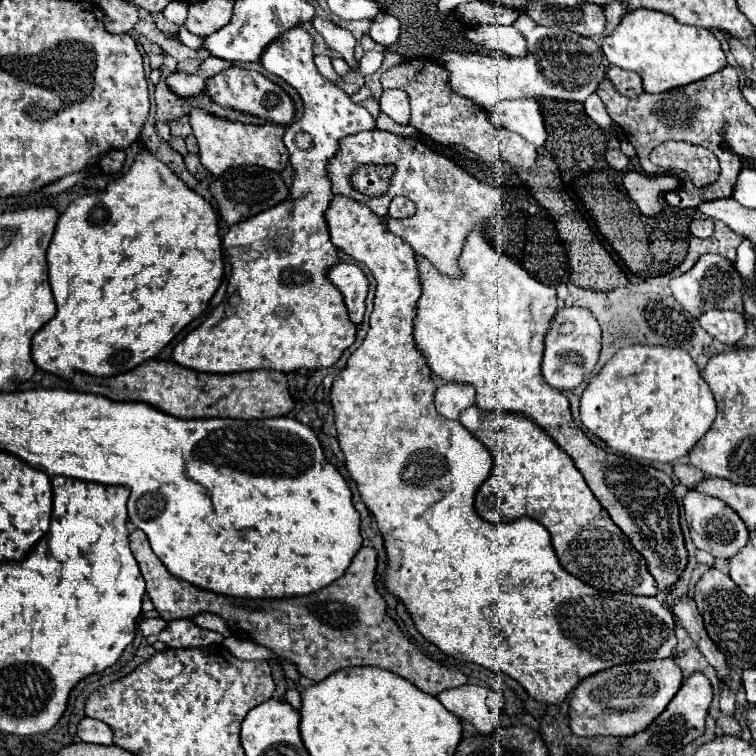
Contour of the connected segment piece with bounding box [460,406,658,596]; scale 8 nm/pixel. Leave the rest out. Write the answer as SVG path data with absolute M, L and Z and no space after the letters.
M476 406L460 414L460 424L472 432L494 458L490 478L476 492L474 508L480 518L494 524L508 524L522 516L532 518L550 532L556 556L572 576L606 592L658 594L646 560L642 560L622 530L610 520L608 512L598 504L570 456L566 456L554 440L544 436L544 430L524 416L482 412Z

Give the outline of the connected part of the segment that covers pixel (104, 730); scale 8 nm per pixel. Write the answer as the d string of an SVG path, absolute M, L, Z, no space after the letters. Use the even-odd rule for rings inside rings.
M84 718L78 724L78 736L82 742L90 742L90 744L112 744L110 726L94 718Z

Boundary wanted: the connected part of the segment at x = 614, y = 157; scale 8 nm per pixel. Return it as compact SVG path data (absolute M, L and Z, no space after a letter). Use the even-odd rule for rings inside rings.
M608 148L608 150L606 150L606 162L608 162L614 170L626 172L630 160L628 160L628 158L618 150L618 148Z

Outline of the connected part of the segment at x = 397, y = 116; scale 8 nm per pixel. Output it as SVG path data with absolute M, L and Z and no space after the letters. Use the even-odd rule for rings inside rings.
M384 90L382 98L380 98L380 110L402 126L410 124L408 96L402 90Z

